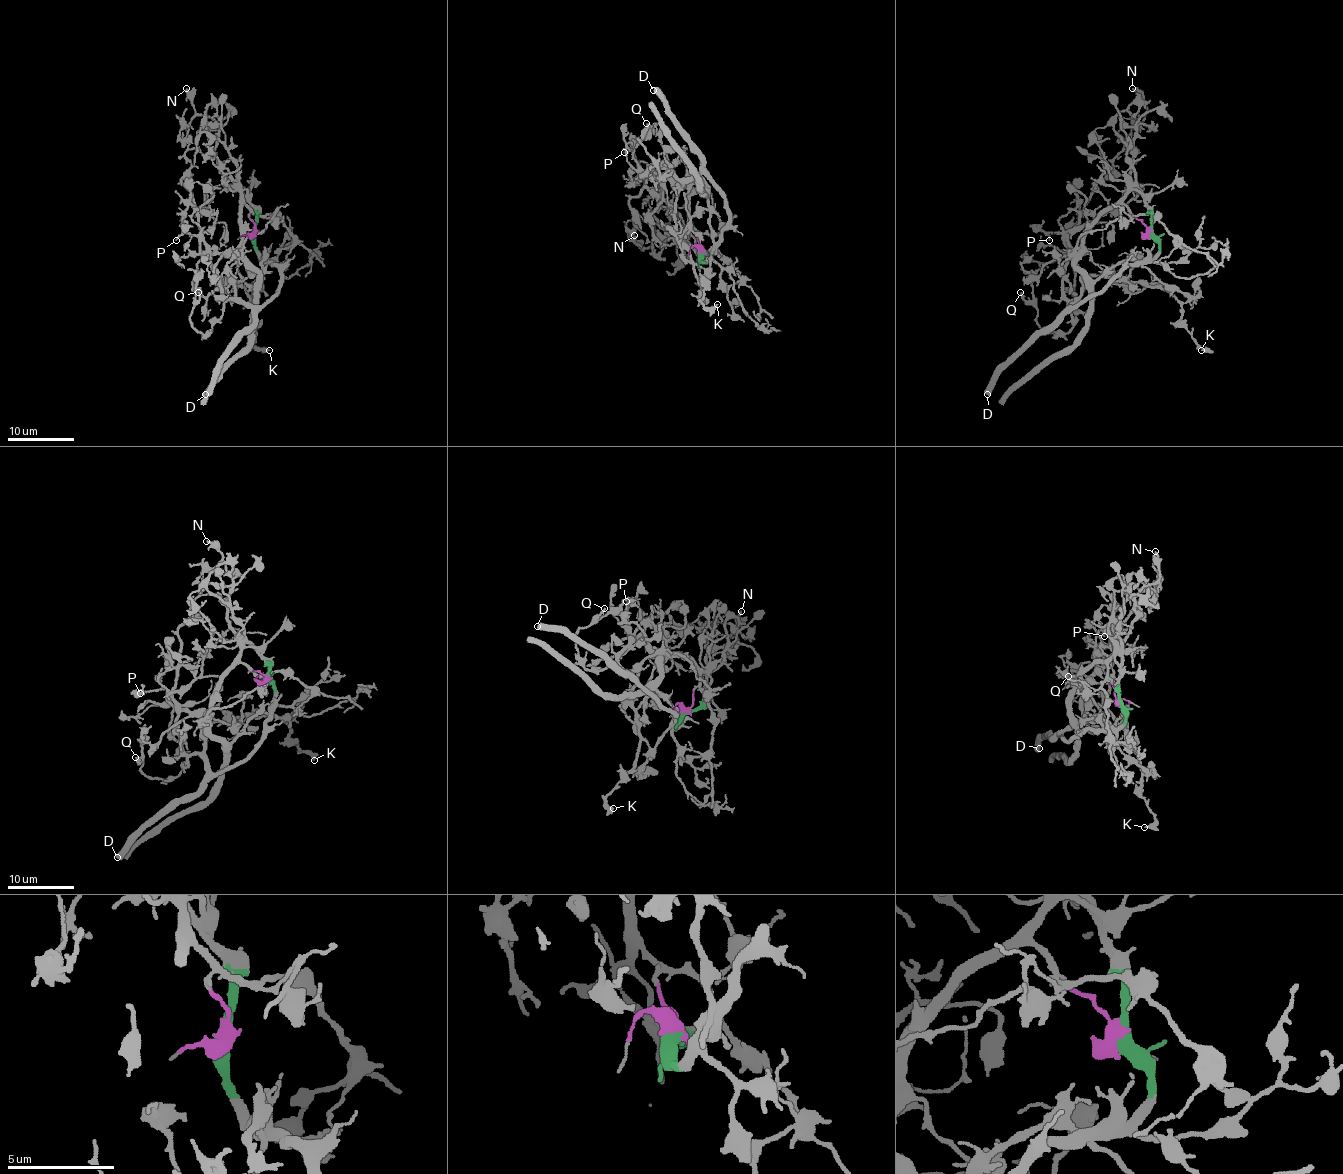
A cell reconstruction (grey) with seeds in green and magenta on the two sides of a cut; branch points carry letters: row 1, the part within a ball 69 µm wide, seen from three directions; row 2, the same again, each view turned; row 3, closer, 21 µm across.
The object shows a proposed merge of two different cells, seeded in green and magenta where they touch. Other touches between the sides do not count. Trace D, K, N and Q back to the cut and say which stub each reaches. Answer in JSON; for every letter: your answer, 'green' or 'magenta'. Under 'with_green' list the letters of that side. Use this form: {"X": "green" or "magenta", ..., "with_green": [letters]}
{"D": "green", "K": "green", "N": "magenta", "Q": "green", "with_green": ["D", "K", "Q"]}

